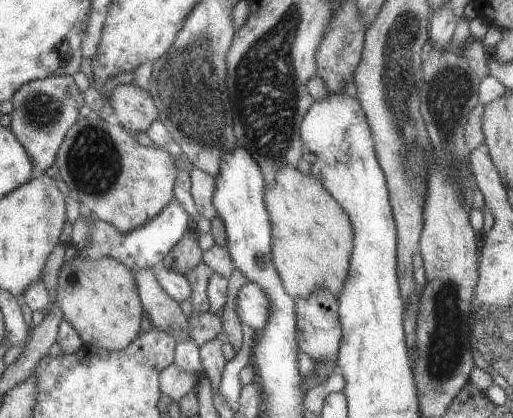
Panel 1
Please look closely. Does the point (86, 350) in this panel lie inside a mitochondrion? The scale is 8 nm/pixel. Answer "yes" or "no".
no

